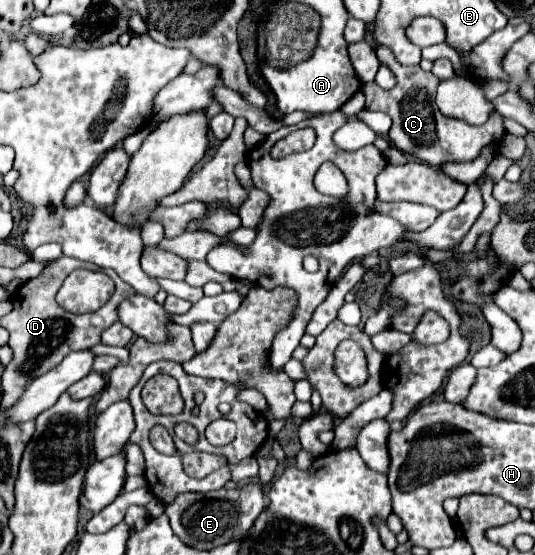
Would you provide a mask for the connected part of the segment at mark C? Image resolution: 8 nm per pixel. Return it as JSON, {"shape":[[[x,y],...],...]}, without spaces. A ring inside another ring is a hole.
{"shape":[[[377,46],[375,54],[379,62],[385,62],[395,72],[397,84],[389,92],[381,90],[377,84],[367,84],[363,88],[365,110],[379,110],[391,116],[393,126],[389,130],[389,140],[401,152],[411,154],[431,166],[441,166],[443,162],[469,162],[475,160],[491,140],[507,134],[503,126],[503,116],[499,112],[491,112],[489,120],[483,126],[469,126],[461,120],[443,116],[433,100],[435,90],[439,86],[439,78],[433,72],[423,72],[421,66],[399,64],[393,52],[385,46]]]}

